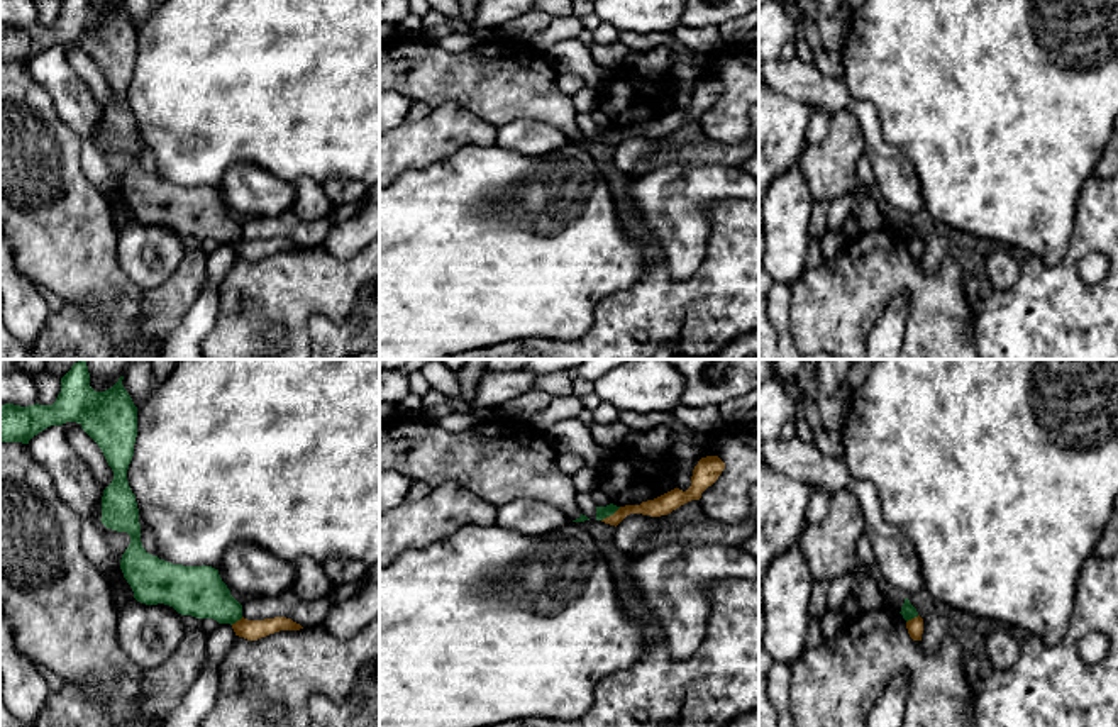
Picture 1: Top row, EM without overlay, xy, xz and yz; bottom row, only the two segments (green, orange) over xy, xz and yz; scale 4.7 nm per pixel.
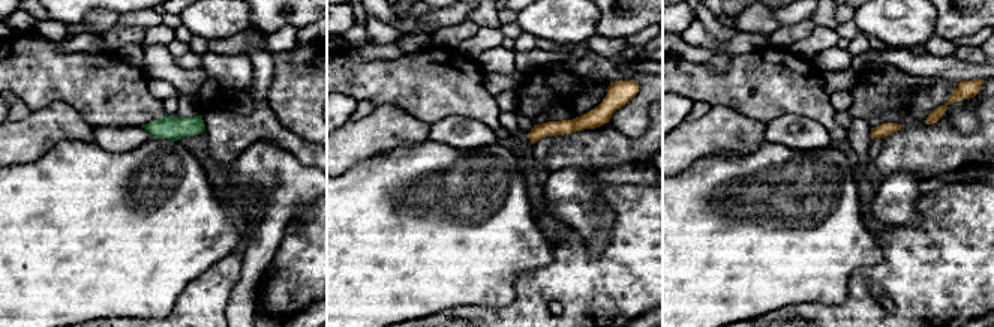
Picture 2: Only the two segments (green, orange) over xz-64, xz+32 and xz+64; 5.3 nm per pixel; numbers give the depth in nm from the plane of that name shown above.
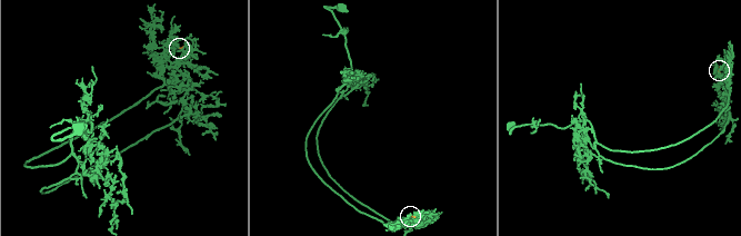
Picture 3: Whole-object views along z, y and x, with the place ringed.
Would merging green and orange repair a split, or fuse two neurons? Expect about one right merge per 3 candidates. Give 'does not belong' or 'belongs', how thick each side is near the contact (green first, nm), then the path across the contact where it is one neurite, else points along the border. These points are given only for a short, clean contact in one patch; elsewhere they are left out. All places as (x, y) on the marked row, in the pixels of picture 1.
does not belong; calibres 60 and 90 nm; border xz (620, 507), (602, 521)

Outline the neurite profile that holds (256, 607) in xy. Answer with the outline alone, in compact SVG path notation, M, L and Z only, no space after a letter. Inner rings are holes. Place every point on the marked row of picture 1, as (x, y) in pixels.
M288 590L274 597L249 595L242 603L242 617L247 620L286 617L302 627L317 627L334 605L330 598L305 602Z

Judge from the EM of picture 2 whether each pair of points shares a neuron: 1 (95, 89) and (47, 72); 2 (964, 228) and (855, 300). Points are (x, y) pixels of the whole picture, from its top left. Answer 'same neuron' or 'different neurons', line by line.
1: same neuron
2: same neuron

